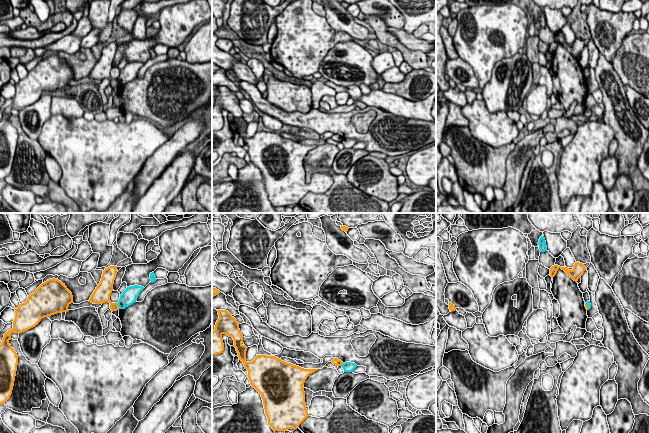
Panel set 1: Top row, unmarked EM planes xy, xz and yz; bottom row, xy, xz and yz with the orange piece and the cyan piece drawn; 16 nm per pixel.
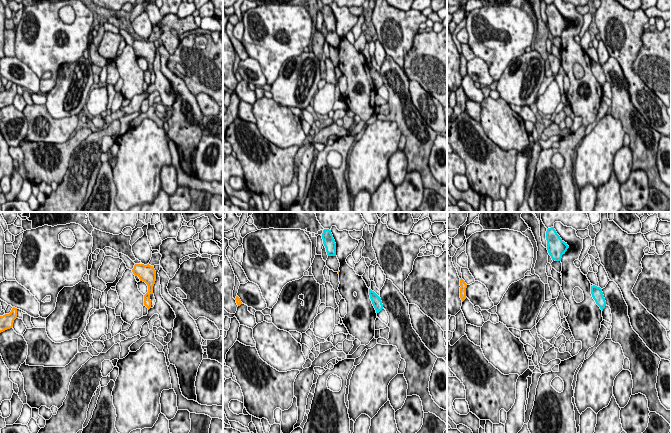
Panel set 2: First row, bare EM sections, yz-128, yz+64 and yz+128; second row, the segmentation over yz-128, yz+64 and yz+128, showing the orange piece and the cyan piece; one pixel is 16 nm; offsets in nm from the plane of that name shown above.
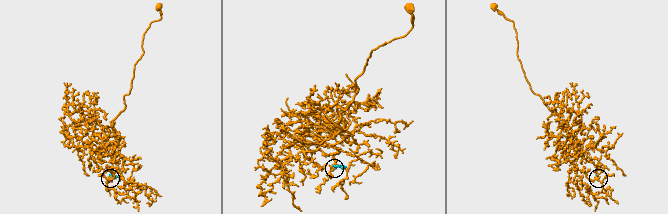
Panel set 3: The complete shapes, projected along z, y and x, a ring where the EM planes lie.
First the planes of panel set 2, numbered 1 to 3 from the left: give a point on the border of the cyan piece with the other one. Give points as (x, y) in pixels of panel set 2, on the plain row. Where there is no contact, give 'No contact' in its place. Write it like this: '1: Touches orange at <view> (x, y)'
1: No contact
2: No contact
3: No contact

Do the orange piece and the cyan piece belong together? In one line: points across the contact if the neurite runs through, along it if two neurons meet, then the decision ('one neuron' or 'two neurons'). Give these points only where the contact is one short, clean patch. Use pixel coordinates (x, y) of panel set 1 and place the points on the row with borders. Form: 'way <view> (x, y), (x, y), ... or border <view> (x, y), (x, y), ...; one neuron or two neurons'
border xy (117, 303), (119, 308); two neurons

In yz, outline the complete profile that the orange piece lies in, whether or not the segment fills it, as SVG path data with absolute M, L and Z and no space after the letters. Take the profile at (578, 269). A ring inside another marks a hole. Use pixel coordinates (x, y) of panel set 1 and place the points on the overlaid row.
M575 262L573 269L569 270L567 267L560 267L558 265L554 265L550 268L550 276L553 278L558 269L561 268L562 270L564 270L567 275L572 278L574 281L578 281L579 278L581 278L581 276L583 275L584 271L587 269L584 264L579 263L579 262Z

